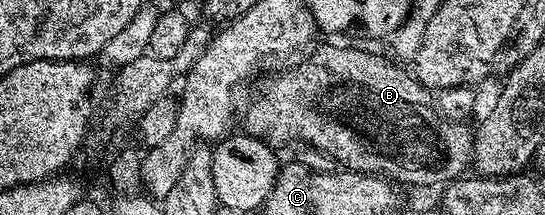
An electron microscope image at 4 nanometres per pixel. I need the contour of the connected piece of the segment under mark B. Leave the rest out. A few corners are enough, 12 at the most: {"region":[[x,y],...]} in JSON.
{"region":[[356,47],[318,48],[247,134],[397,184],[461,178],[473,128]]}

